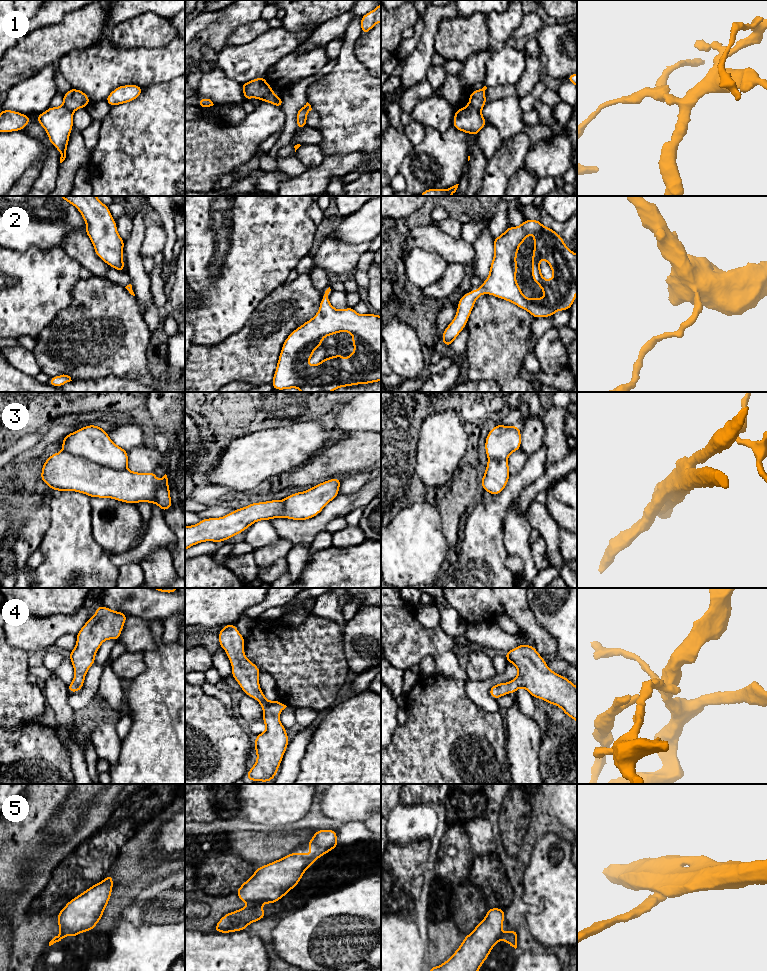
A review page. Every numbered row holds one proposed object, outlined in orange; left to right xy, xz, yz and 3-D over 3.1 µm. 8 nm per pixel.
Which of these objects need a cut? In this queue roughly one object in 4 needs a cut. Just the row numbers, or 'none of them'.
1, 5

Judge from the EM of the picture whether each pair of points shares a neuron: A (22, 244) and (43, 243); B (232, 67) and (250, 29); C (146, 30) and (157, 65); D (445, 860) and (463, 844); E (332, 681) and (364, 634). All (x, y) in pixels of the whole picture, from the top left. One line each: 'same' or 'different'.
A: same
B: different
C: different
D: same
E: different

